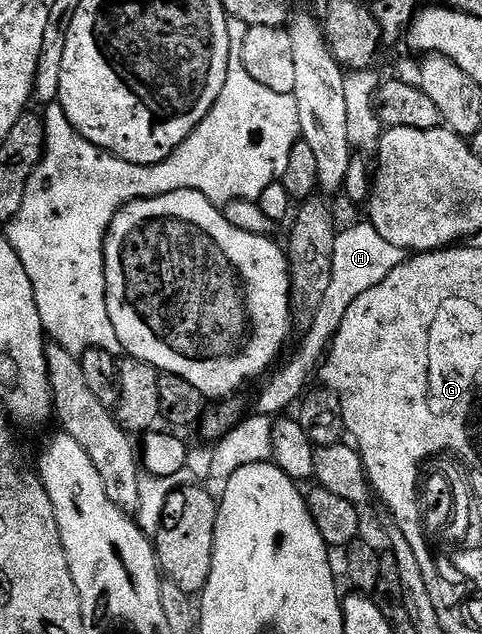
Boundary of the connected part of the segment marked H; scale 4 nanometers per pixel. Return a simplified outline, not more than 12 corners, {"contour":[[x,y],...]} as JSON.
{"contour":[[371,222],[337,231],[330,286],[292,361],[250,404],[279,417],[309,391],[354,306],[406,259]]}

